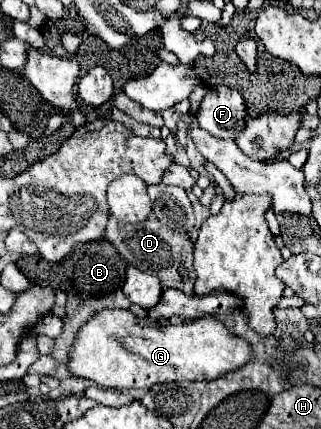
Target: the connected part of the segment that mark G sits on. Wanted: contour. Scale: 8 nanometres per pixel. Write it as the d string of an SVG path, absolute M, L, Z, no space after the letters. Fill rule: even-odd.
M103 310L79 330L71 348L69 370L75 376L97 382L101 388L123 392L167 382L209 382L243 368L251 356L251 344L231 334L213 316L179 326L161 326L149 318L137 318L129 310Z

